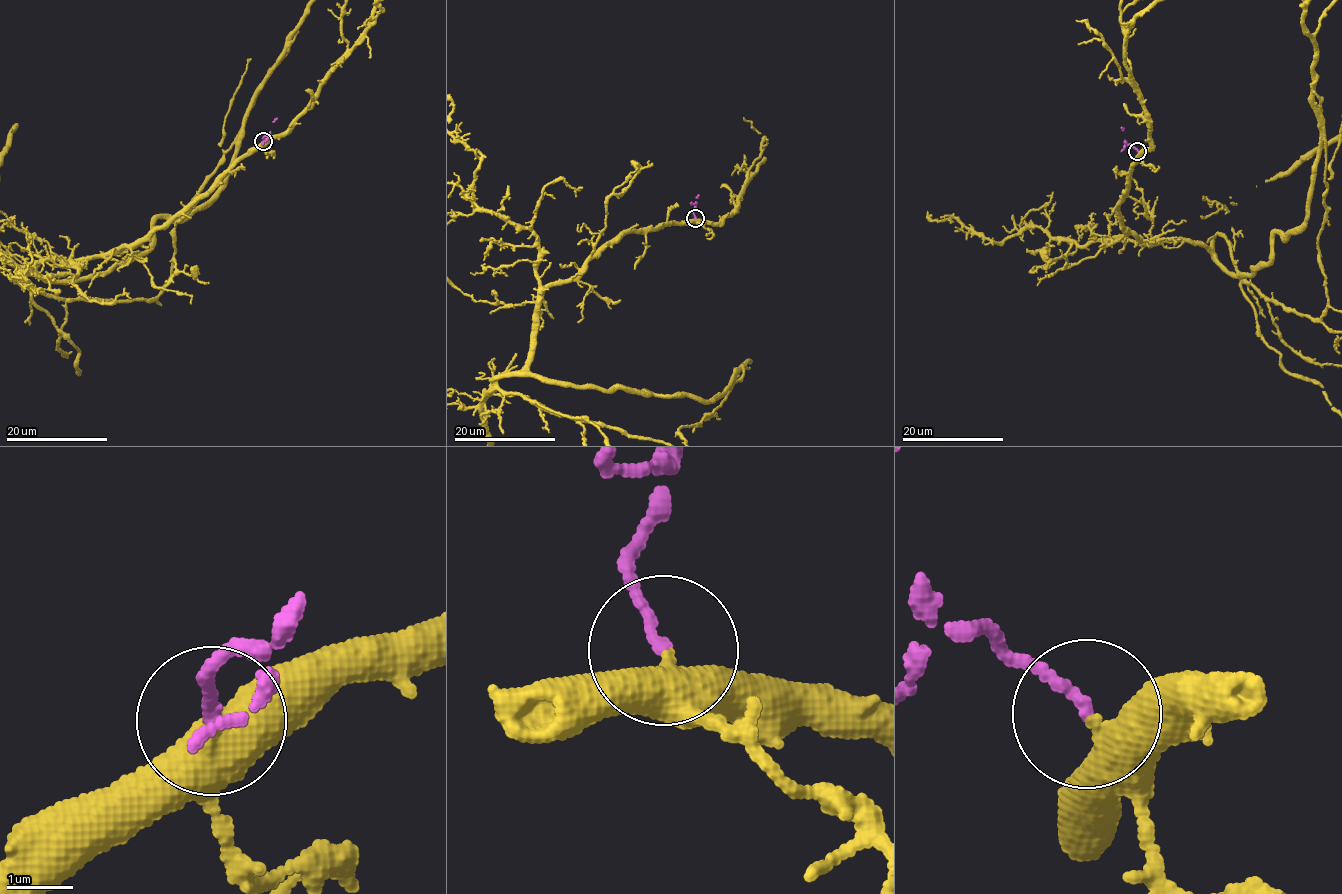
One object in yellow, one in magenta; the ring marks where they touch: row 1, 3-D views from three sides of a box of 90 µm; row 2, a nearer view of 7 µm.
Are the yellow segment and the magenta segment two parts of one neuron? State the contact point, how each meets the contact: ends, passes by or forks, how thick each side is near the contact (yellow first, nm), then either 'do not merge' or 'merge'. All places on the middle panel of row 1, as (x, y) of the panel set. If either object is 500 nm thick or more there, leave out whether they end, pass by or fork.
place (695, 218); calibres 600 and 160 nm; merge

